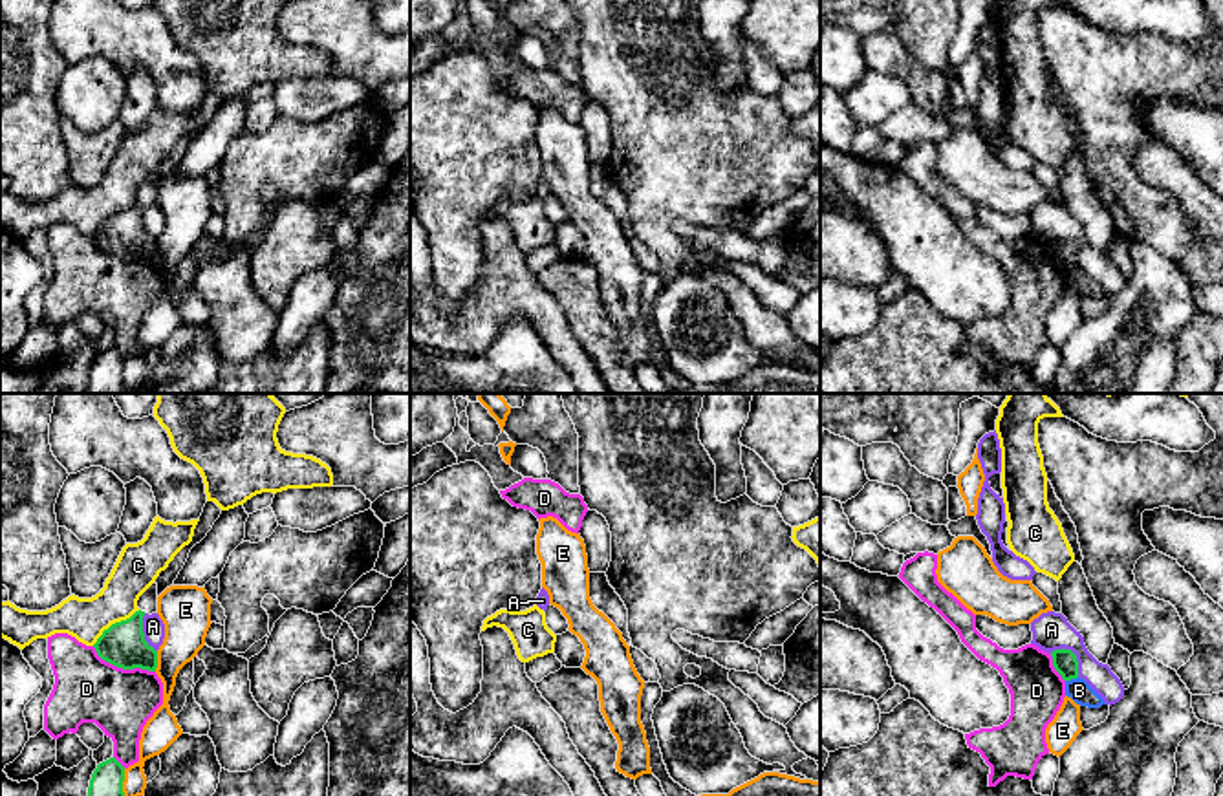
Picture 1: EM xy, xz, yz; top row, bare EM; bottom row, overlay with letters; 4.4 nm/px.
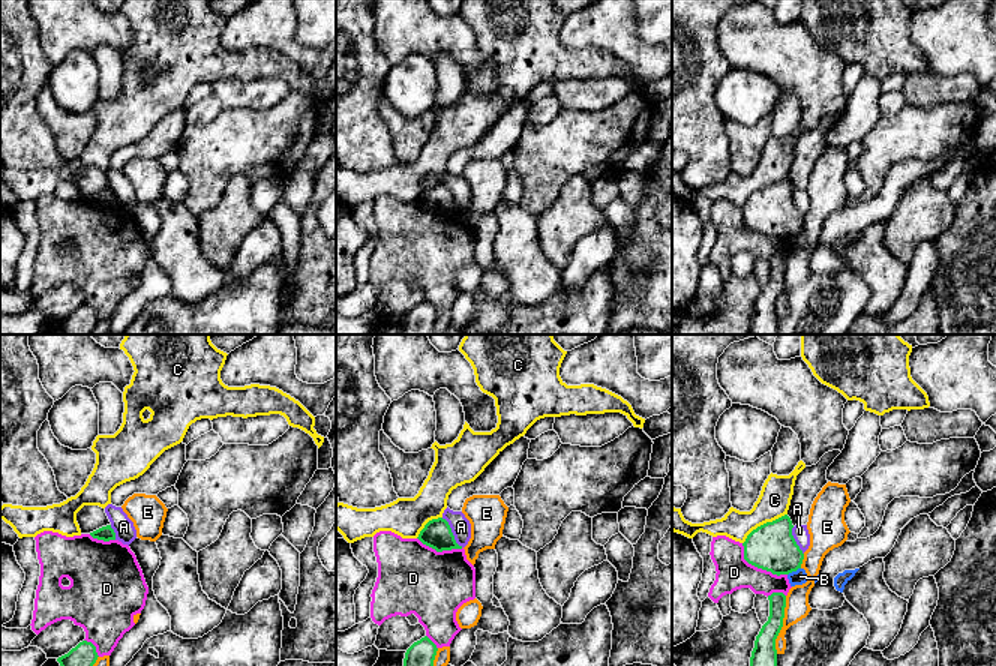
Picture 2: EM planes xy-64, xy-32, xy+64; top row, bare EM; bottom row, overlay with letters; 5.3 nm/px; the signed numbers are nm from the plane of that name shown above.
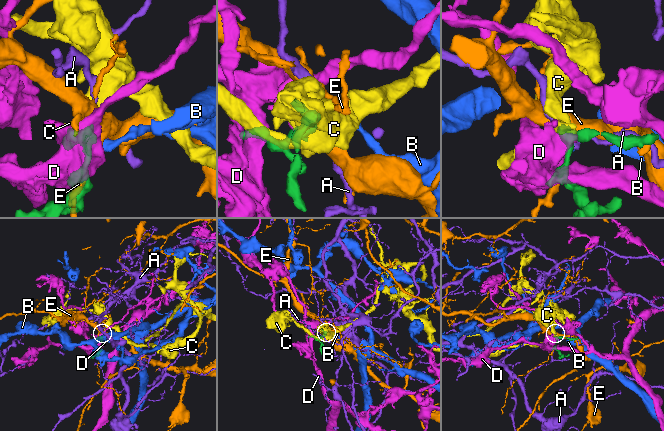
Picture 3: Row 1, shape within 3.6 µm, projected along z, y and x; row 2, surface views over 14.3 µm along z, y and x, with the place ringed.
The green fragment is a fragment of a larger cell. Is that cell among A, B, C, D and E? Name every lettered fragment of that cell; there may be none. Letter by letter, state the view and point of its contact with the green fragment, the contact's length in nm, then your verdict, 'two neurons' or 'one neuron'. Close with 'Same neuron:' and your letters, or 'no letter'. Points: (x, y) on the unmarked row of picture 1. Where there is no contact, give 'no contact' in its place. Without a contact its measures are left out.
A: yz (1073, 244) | 170 nm | two neurons
B: yz (1071, 268) | 60 nm | two neurons
C: xy (116, 213) | 260 nm | two neurons
D: xy (123, 258) | 300 nm | two neurons
E: xy (156, 251) | 90 nm | two neurons
Same neuron: no letter

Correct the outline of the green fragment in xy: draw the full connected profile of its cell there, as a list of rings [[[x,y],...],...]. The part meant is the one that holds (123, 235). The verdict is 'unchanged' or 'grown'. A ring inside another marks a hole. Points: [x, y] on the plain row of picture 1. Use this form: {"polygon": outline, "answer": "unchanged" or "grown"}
{"polygon": [[[154,172],[137,190],[137,201],[121,212],[112,214],[93,234],[97,245],[123,260],[157,258],[157,242],[145,231],[143,207],[157,203],[157,174]]], "answer": "grown"}

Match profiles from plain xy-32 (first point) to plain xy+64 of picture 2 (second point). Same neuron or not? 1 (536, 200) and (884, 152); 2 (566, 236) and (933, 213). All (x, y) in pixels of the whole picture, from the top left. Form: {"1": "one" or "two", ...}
{"1": "one", "2": "one"}

